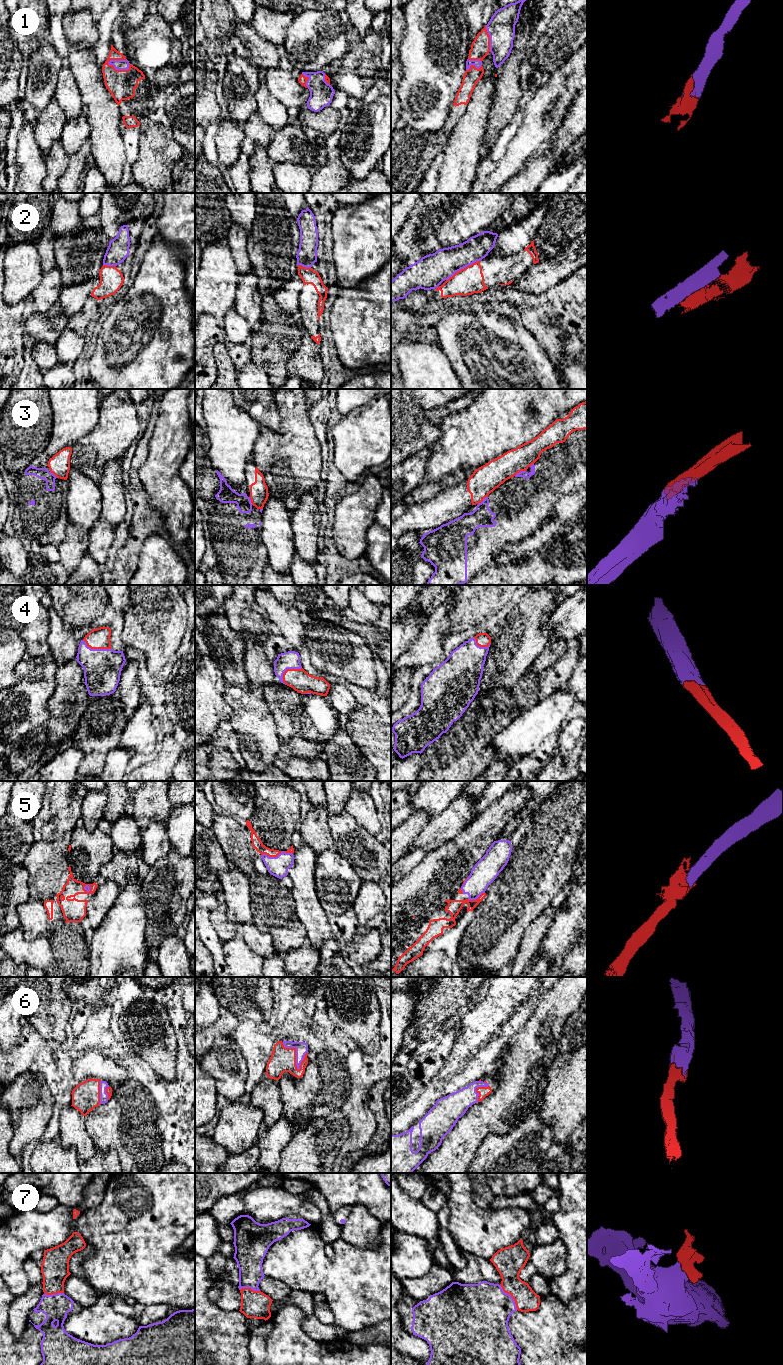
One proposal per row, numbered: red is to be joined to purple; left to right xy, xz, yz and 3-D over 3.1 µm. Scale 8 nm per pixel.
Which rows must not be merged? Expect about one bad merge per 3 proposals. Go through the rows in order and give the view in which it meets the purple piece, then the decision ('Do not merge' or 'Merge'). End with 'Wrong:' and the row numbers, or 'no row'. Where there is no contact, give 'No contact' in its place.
1: Touches purple in xy. Merge
2: Touches purple in yz. Do not merge
3: Touches purple in yz. Do not merge
4: Touches purple in xz. Merge
5: Touches purple in xz. Merge
6: Touches purple in xz. Merge
7: Touches purple in yz. Merge
Wrong: 2, 3

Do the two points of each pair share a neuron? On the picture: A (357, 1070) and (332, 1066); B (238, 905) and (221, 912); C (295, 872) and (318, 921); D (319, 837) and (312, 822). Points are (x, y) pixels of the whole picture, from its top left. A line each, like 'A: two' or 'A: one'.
A: one
B: two
C: one
D: one

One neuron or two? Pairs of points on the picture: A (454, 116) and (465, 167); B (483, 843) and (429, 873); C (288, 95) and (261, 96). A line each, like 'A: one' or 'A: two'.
A: two
B: one
C: two

